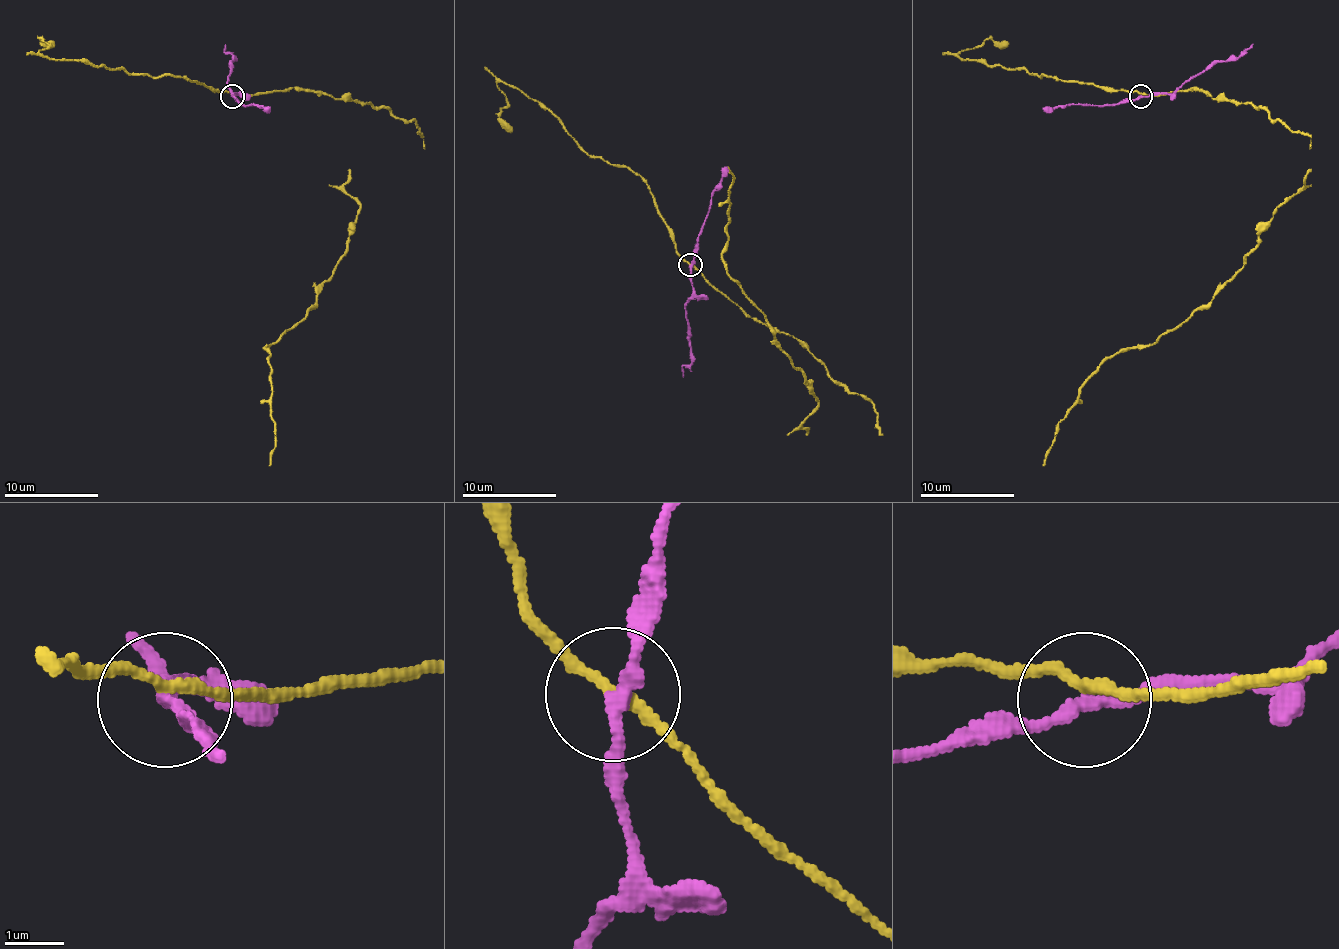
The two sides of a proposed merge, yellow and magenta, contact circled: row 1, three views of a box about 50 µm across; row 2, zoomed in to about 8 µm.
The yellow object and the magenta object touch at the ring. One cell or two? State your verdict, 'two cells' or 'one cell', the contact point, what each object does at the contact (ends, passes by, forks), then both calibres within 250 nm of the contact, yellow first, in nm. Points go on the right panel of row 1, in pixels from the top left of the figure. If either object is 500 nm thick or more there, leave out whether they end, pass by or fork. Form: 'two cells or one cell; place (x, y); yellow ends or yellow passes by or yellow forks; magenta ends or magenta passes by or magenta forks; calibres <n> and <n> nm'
two cells; place (1141, 96); yellow passes by; magenta passes by; calibres 160 and 180 nm

